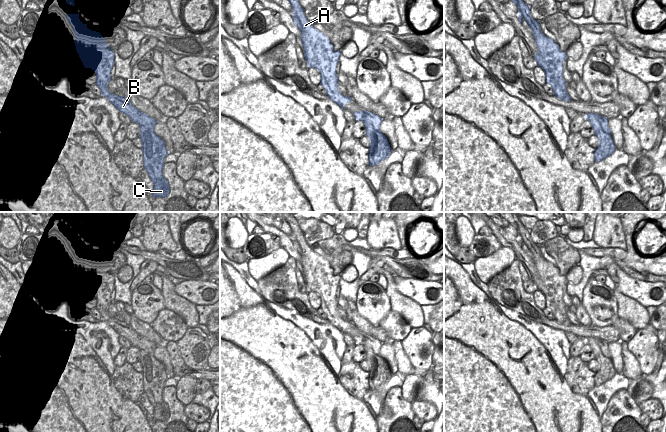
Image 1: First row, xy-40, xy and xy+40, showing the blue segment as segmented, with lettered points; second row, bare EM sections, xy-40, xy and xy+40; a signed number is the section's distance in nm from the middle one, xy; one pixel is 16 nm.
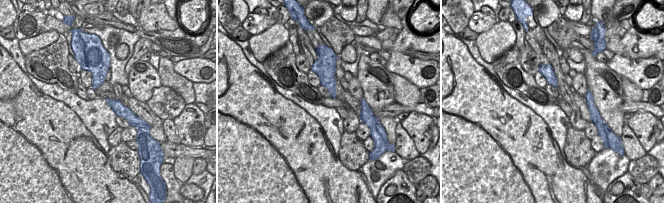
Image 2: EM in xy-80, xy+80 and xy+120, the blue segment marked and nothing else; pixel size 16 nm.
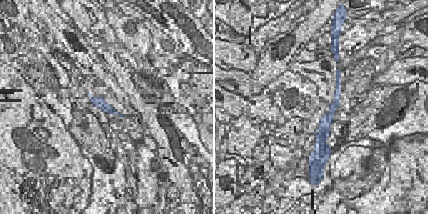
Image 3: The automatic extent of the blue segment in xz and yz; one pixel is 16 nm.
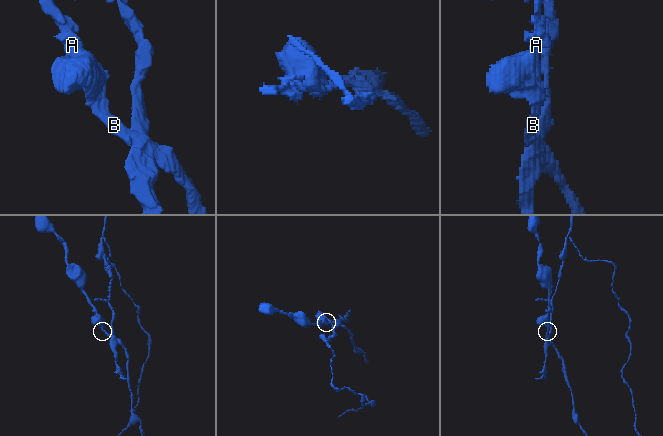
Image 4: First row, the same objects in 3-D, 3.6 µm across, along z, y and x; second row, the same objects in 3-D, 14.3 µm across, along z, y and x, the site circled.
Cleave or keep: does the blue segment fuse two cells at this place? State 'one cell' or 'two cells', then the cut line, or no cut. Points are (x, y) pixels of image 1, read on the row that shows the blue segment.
two cells; cut in xy+40 along (599, 115), (599, 127), (610, 135)

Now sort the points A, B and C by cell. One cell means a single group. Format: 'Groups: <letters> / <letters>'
Groups: A B / C.

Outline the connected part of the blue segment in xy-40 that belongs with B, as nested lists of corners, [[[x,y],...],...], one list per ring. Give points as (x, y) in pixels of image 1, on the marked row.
[[[79,13],[67,14],[67,20],[73,26],[76,51],[84,67],[91,68],[95,72],[95,85],[100,88],[101,95],[106,97],[120,112],[129,116],[132,122],[140,126],[151,127],[151,132],[154,132],[154,126],[157,123],[154,118],[136,109],[123,96],[109,92],[108,83],[111,80],[110,72],[114,65],[114,53],[104,37],[99,32],[88,29],[87,24],[80,21]]]

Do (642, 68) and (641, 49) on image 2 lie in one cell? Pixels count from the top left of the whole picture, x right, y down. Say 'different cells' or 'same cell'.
different cells

